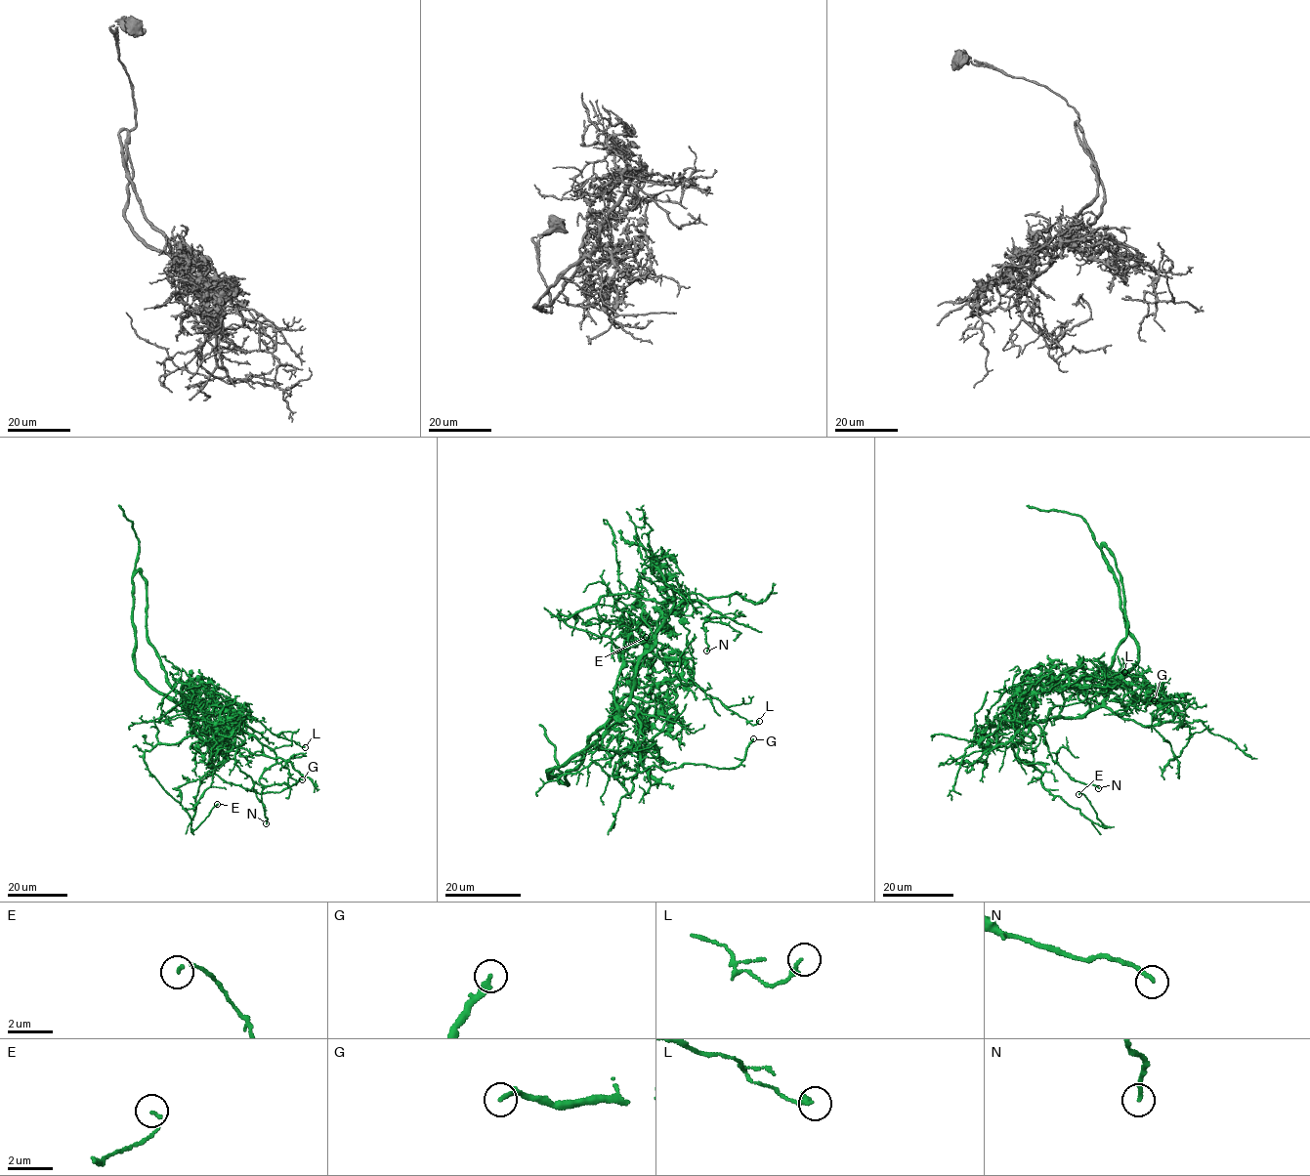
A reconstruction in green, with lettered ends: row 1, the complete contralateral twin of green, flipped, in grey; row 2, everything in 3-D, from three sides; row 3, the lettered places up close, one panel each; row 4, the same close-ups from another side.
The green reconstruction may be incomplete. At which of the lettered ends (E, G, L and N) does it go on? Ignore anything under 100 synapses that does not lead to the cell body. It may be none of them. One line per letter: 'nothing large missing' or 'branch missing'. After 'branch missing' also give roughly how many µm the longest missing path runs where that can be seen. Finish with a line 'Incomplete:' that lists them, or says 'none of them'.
E: nothing large missing
G: nothing large missing
L: nothing large missing
N: nothing large missing
Incomplete: none of them

